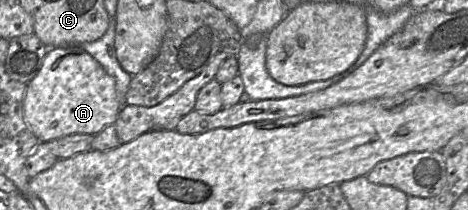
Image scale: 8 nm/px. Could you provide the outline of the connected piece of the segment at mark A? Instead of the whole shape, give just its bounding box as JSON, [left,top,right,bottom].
[23,46,120,142]

